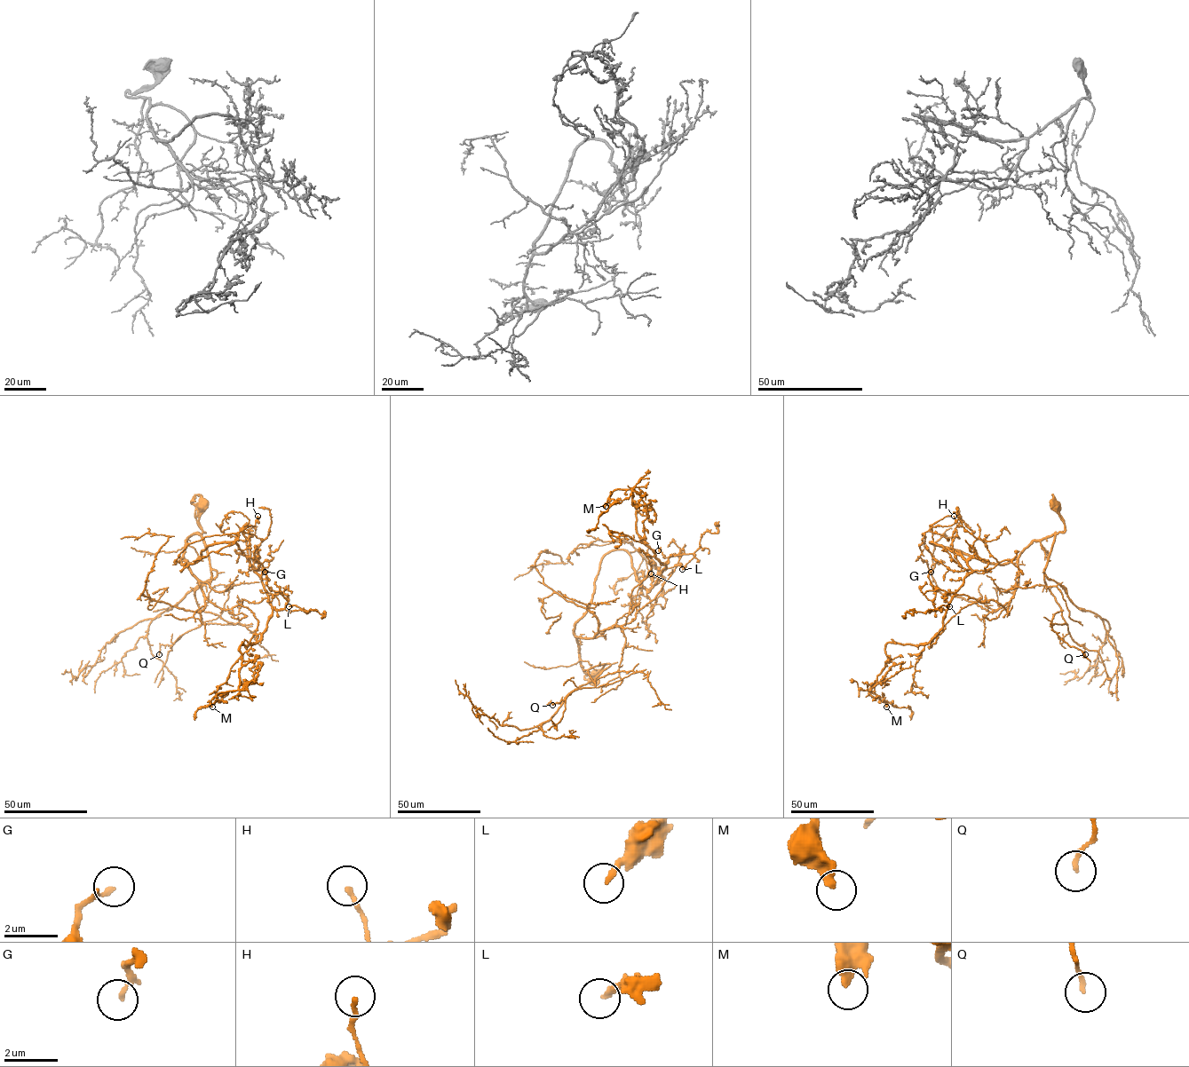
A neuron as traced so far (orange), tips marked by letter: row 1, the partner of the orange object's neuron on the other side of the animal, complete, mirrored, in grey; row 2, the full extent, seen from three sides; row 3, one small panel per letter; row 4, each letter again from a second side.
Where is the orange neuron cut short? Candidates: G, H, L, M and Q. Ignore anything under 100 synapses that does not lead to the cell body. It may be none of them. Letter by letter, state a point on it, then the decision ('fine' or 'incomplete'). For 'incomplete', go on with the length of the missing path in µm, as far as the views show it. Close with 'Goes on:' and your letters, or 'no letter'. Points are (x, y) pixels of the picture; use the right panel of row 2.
G: place (931, 572); fine
H: place (954, 516); fine
L: place (949, 606); fine
M: place (886, 707); fine
Q: place (1085, 654); fine
Goes on: no letter

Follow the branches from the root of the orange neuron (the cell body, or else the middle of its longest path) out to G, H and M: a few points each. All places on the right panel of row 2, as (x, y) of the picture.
G: (1053, 504), (1065, 532), (1020, 554), (1007, 609), (947, 592), (955, 593), (948, 607), (936, 610), (931, 572)
H: (1053, 504), (1065, 532), (1034, 540), (1002, 564), (930, 542), (930, 527), (951, 525), (954, 516)
M: (1053, 504), (1065, 532), (1020, 554), (1007, 609), (973, 602), (927, 643), (886, 644), (869, 690), (886, 707)

